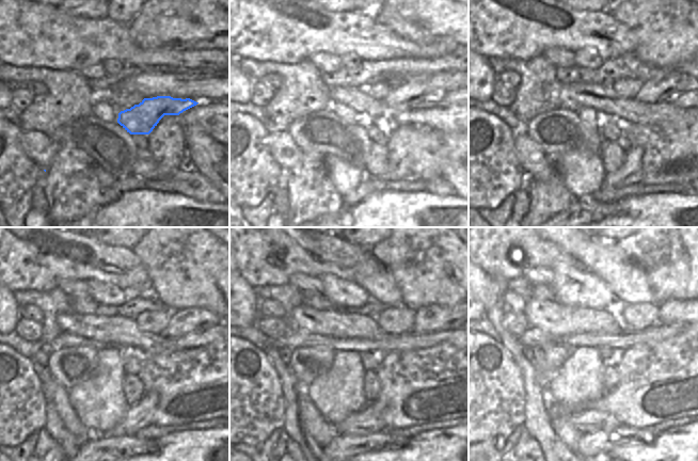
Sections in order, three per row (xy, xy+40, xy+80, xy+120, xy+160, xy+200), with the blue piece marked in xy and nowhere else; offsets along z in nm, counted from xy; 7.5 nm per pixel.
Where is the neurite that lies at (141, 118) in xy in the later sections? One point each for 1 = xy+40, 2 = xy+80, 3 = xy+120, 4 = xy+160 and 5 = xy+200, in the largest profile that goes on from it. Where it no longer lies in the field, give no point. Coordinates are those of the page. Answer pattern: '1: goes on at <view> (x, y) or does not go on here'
1: goes on at xy+40 (413, 94)
2: goes on at xy+80 (666, 82)
3: goes on at xy+120 (190, 319)
4: goes on at xy+160 (429, 318)
5: goes on at xy+200 (671, 312)

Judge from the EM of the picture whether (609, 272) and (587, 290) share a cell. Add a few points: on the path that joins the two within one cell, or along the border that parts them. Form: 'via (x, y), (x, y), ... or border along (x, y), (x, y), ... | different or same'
border along (593, 272), (604, 283), (614, 298) | different

